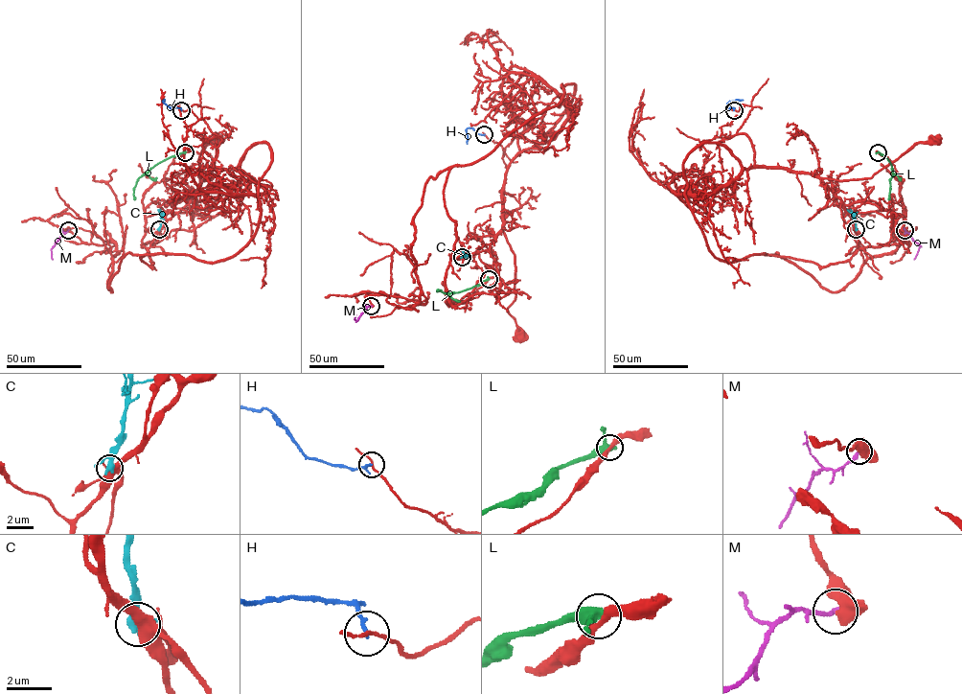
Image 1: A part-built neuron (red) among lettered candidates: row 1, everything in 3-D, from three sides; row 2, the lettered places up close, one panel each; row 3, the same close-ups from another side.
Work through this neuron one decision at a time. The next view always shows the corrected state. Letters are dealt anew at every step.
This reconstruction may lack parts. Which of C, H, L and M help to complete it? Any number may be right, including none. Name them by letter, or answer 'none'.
none

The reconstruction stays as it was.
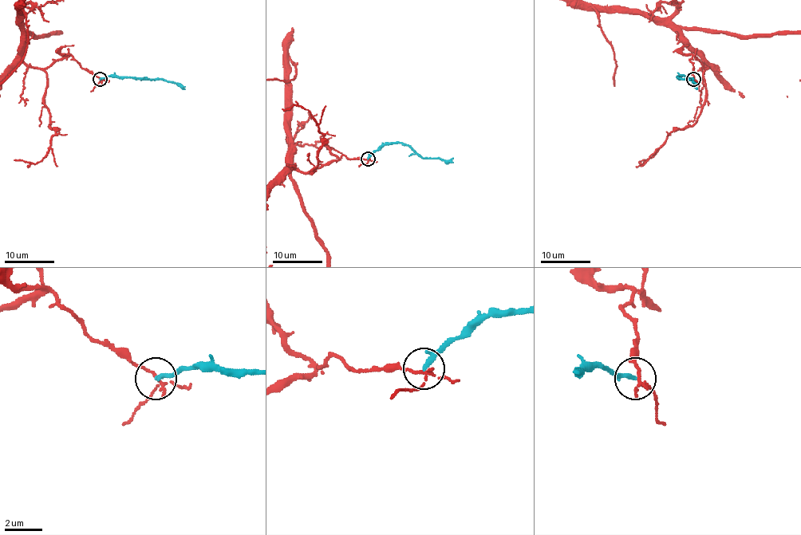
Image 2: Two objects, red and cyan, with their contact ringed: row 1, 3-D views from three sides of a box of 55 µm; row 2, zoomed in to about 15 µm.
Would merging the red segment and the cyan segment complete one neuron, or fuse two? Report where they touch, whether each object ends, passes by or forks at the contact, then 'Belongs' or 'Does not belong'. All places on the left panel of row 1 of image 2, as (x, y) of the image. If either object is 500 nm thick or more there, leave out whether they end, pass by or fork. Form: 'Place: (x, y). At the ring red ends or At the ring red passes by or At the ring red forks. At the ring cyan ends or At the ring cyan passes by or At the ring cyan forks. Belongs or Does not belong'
Place: (100, 79). At the ring red forks. At the ring cyan ends. Does not belong

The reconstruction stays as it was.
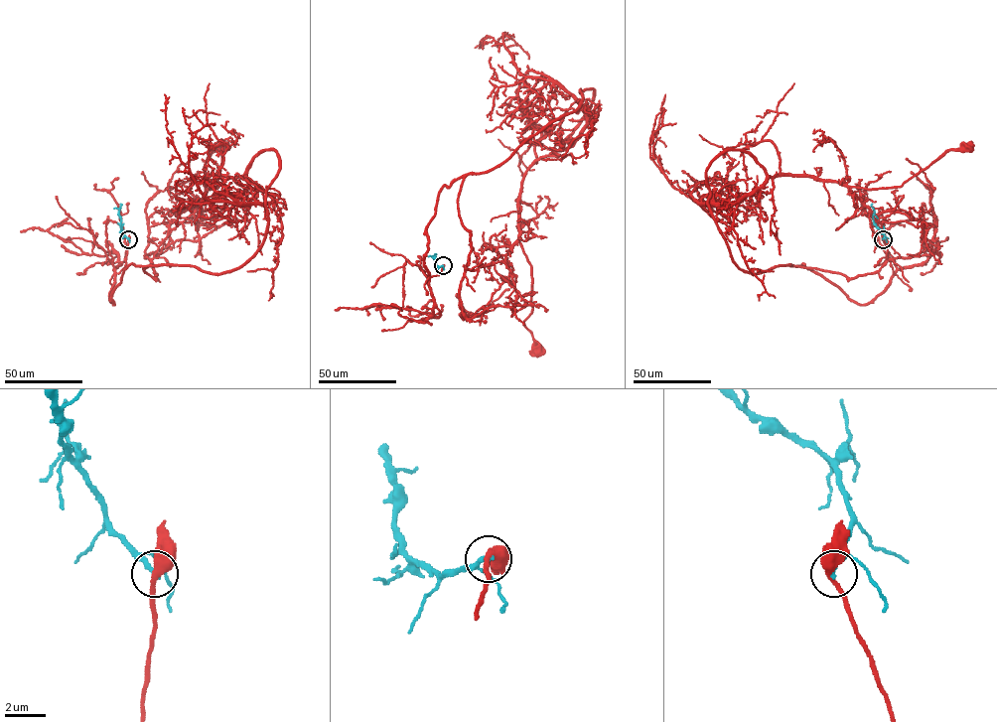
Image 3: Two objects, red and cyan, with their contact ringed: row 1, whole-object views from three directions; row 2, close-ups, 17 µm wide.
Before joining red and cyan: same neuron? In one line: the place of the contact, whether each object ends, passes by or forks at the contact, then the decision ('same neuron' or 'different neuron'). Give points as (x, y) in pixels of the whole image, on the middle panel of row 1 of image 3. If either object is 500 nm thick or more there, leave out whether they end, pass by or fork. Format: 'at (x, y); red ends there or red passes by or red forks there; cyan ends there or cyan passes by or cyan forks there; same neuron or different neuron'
at (443, 265); red passes by; cyan ends there; different neuron

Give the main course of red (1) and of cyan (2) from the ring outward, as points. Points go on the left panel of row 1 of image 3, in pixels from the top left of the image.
1: (128, 239), (113, 305), (130, 263), (156, 278), (158, 246), (217, 187), (210, 156), (223, 147)
2: (128, 239), (121, 229), (120, 204)

